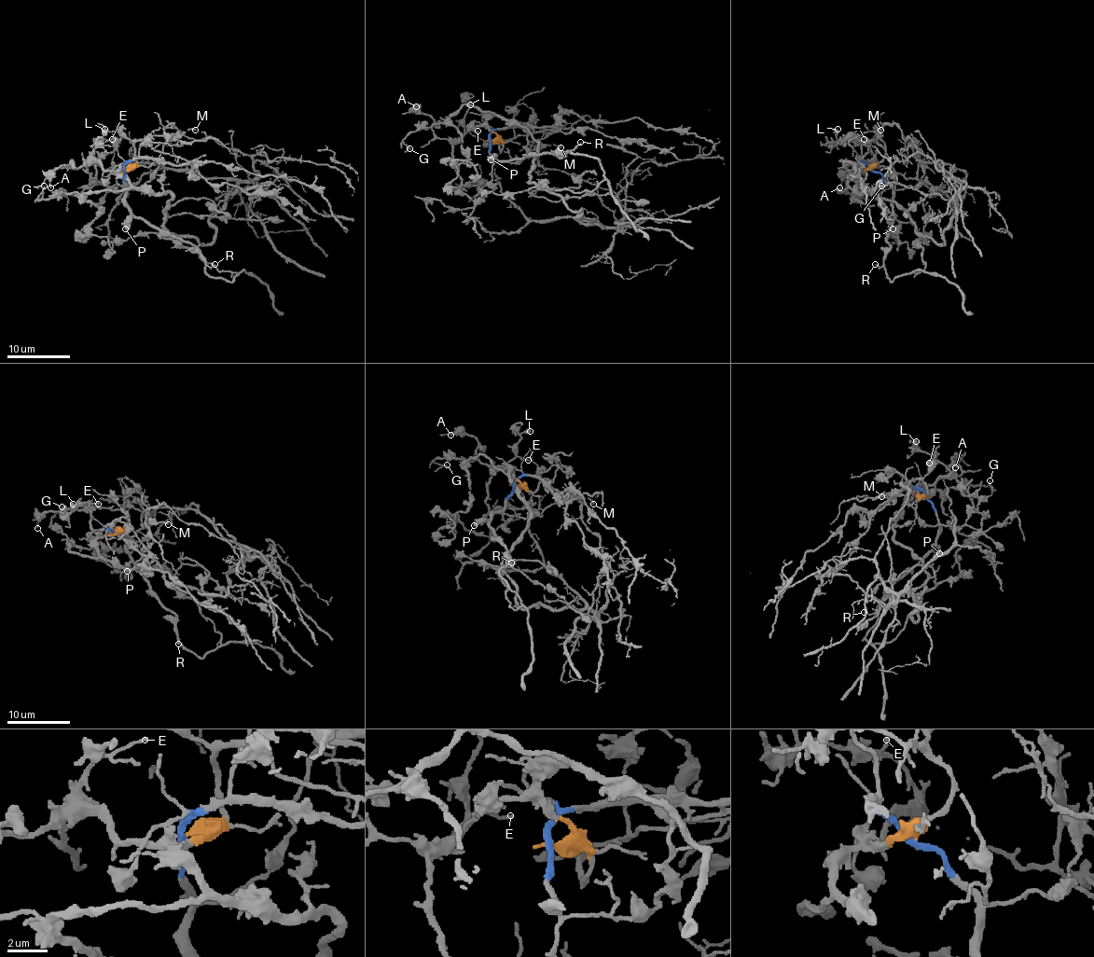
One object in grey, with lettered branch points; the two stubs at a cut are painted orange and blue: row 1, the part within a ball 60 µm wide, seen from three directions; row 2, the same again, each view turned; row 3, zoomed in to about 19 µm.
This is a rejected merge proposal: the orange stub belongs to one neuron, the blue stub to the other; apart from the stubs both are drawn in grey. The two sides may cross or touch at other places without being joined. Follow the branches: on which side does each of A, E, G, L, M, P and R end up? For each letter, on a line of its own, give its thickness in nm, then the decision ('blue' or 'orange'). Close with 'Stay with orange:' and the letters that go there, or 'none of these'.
A: calibre 140 nm; orange
E: calibre 120 nm; orange
G: calibre 180 nm; orange
L: calibre 500 nm; orange
M: calibre 160 nm; blue
P: calibre 360 nm; blue
R: calibre 140 nm; blue
Stay with orange: A, E, G, L

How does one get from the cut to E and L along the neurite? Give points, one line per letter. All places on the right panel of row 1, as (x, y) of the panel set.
E: (872, 172), (869, 168), (860, 172), (872, 156), (865, 138)
L: (872, 172), (869, 168), (860, 172), (872, 157), (872, 151), (866, 145), (837, 140), (837, 129)

